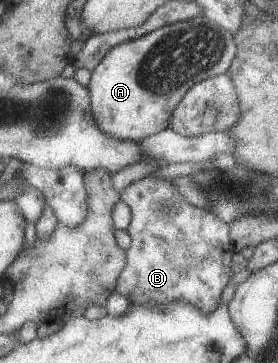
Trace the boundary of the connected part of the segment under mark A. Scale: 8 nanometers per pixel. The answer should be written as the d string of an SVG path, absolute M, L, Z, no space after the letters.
M207 16L183 20L156 29L153 33L135 41L117 45L101 65L92 71L89 85L92 97L93 117L107 135L125 141L140 142L153 134L167 129L175 109L195 85L221 74L227 74L234 59L238 56L235 34L213 23Z

